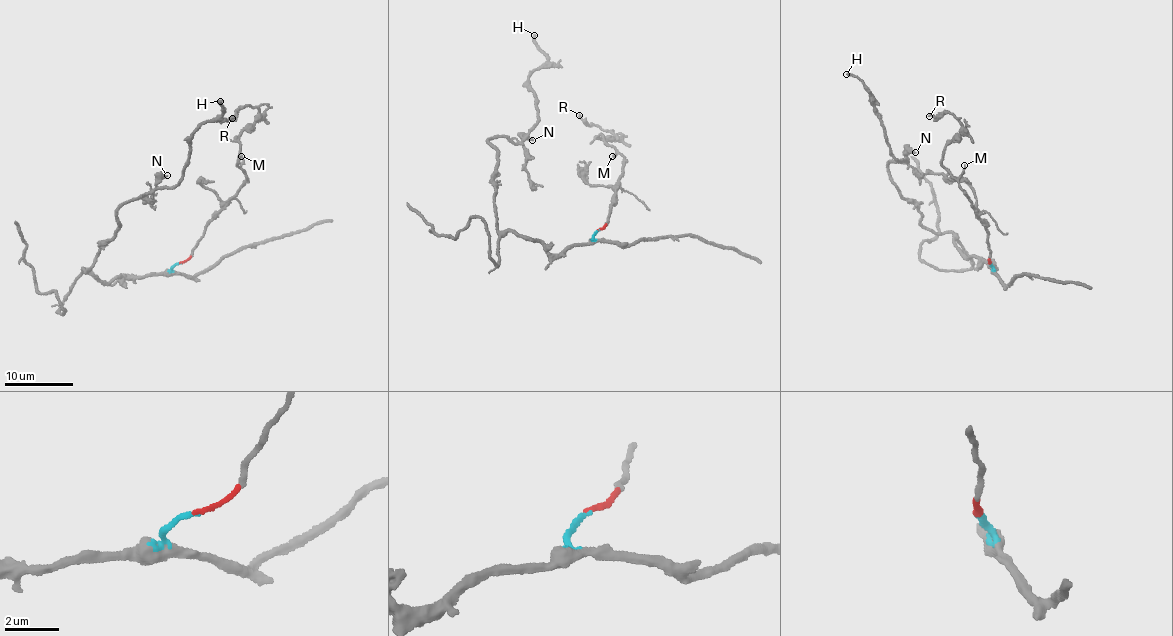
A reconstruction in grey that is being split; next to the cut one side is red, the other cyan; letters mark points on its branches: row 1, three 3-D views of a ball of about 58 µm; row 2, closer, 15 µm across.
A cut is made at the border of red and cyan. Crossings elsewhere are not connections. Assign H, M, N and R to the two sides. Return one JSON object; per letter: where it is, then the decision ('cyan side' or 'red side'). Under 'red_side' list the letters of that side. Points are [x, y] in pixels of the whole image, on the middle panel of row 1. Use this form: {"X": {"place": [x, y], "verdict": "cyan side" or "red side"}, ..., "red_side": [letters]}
{"H": {"place": [534, 35], "verdict": "cyan side"}, "M": {"place": [612, 156], "verdict": "red side"}, "N": {"place": [532, 140], "verdict": "cyan side"}, "R": {"place": [579, 115], "verdict": "red side"}, "red_side": ["M", "R"]}

